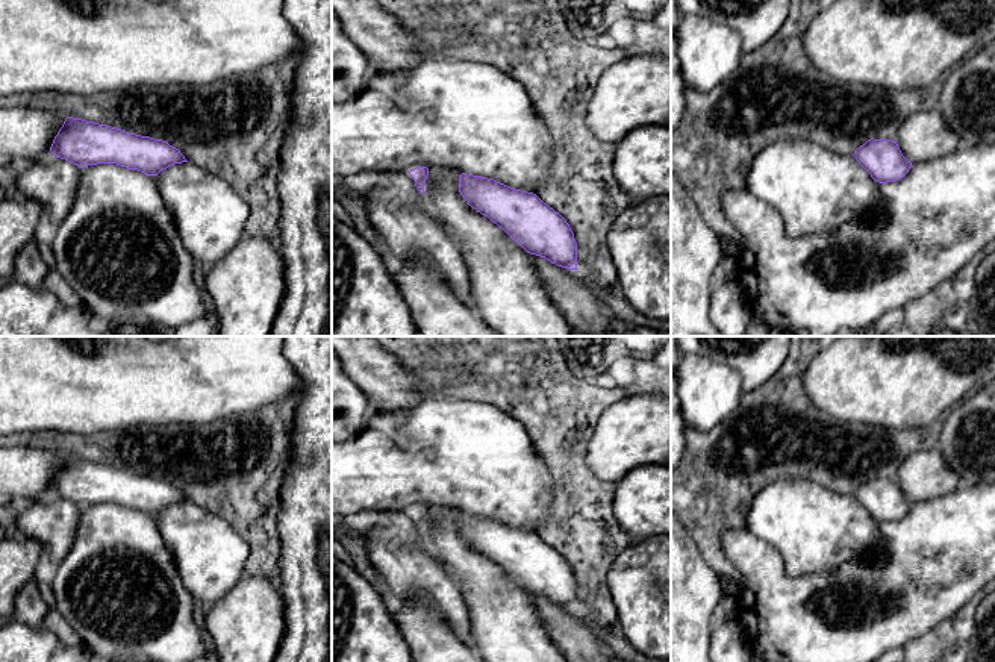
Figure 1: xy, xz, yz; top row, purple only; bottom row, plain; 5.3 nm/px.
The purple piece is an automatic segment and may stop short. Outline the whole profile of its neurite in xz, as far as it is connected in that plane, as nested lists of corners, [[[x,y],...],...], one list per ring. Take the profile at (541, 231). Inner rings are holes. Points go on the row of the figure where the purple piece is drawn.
[[[426,58],[415,67],[388,74],[370,73],[365,86],[351,98],[332,103],[332,177],[362,171],[407,171],[424,194],[430,167],[462,171],[459,192],[468,205],[501,227],[527,253],[557,267],[577,270],[577,242],[566,220],[536,195],[553,156],[550,133],[536,114],[526,88],[489,64]]]

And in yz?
[[[780,139],[759,151],[747,174],[747,189],[772,206],[792,238],[830,233],[880,200],[880,185],[903,179],[912,167],[897,141],[868,139],[853,155],[839,155],[807,139]]]

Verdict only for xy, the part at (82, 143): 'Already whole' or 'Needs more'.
Needs more

